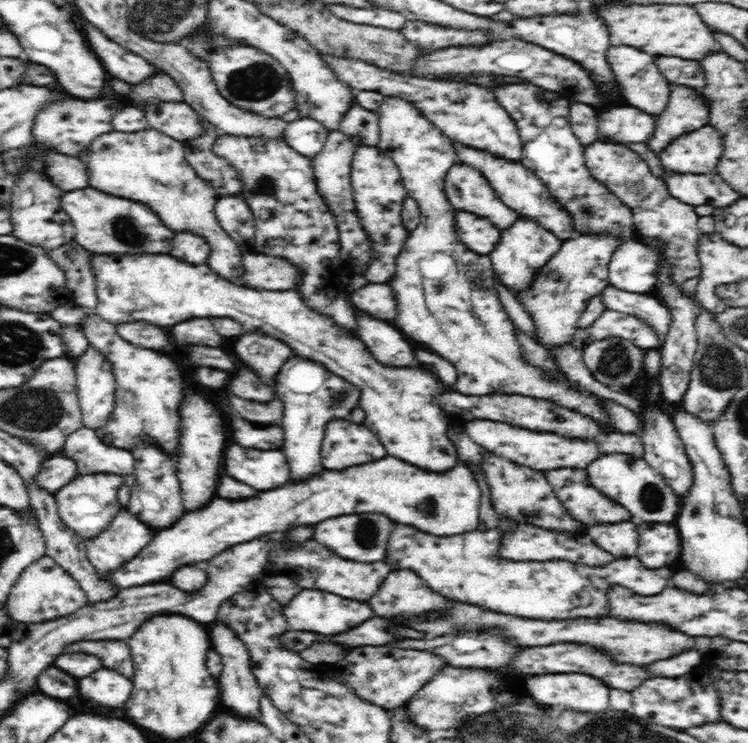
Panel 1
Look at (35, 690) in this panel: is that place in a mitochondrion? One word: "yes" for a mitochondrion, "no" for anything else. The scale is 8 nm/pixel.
no

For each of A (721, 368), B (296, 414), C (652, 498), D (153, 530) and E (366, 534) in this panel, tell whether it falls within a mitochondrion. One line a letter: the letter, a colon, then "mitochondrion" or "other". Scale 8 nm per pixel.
A: mitochondrion
B: other
C: mitochondrion
D: other
E: mitochondrion

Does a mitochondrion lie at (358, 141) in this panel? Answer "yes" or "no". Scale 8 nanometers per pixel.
no

